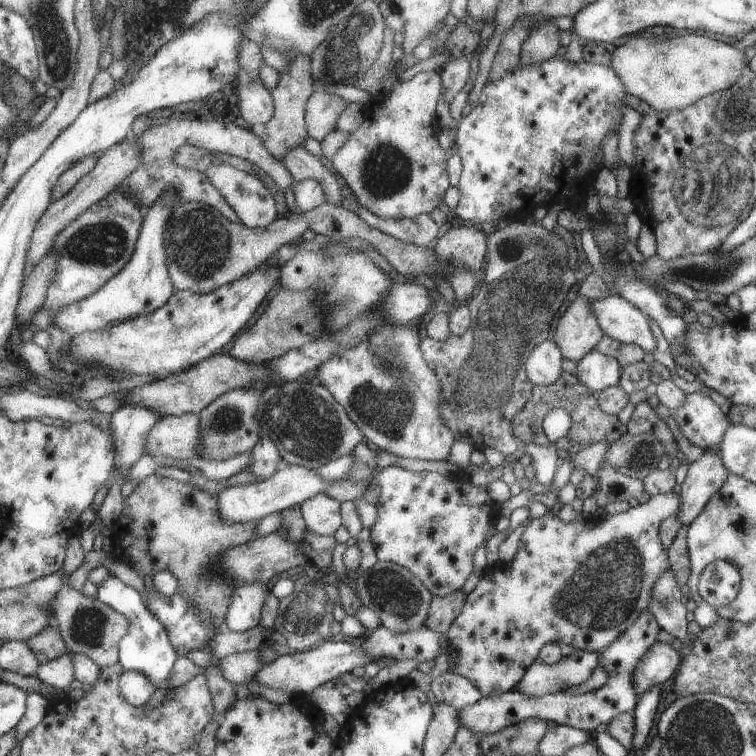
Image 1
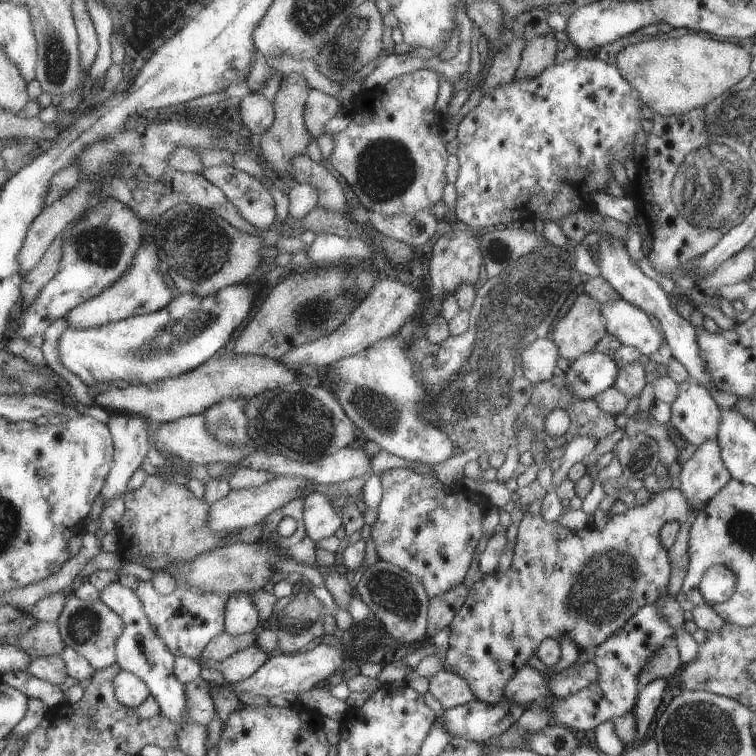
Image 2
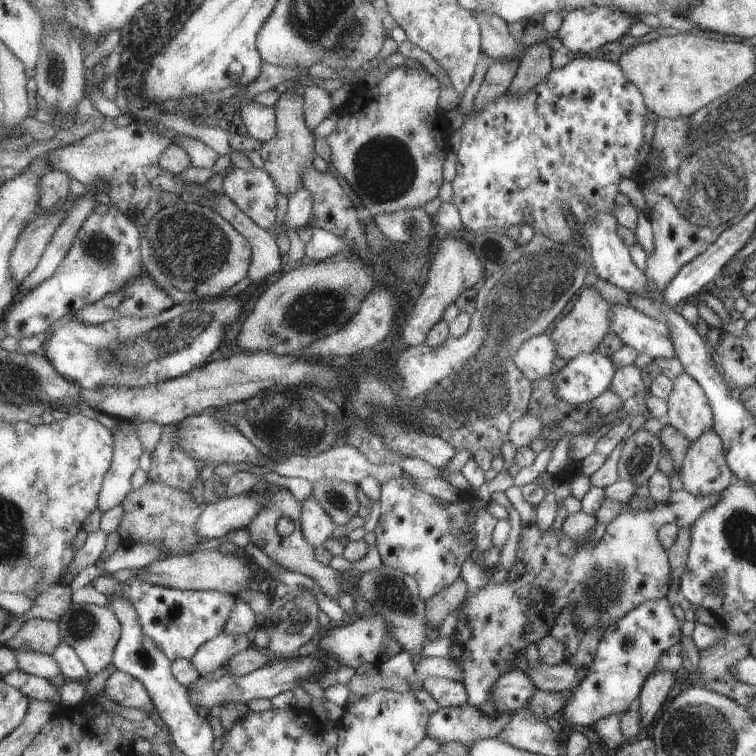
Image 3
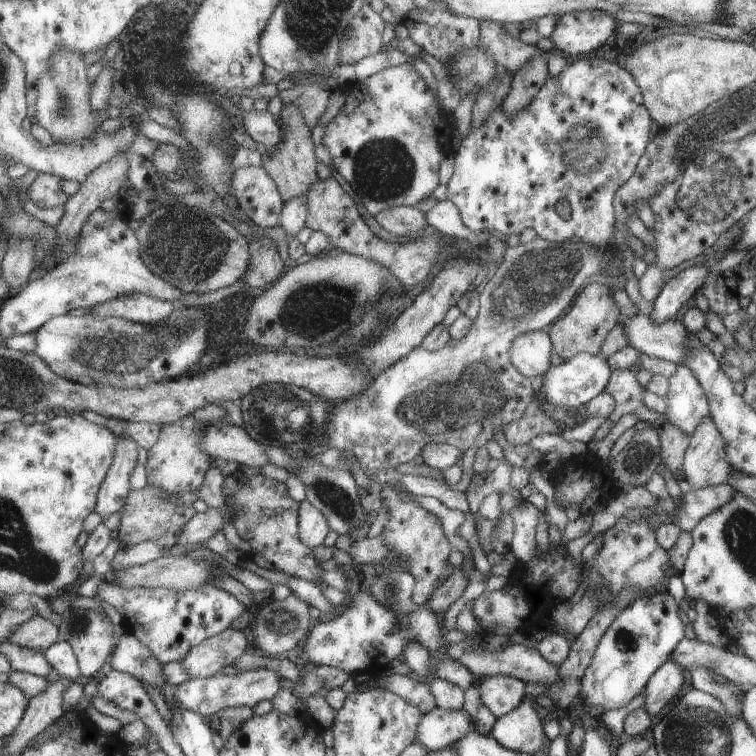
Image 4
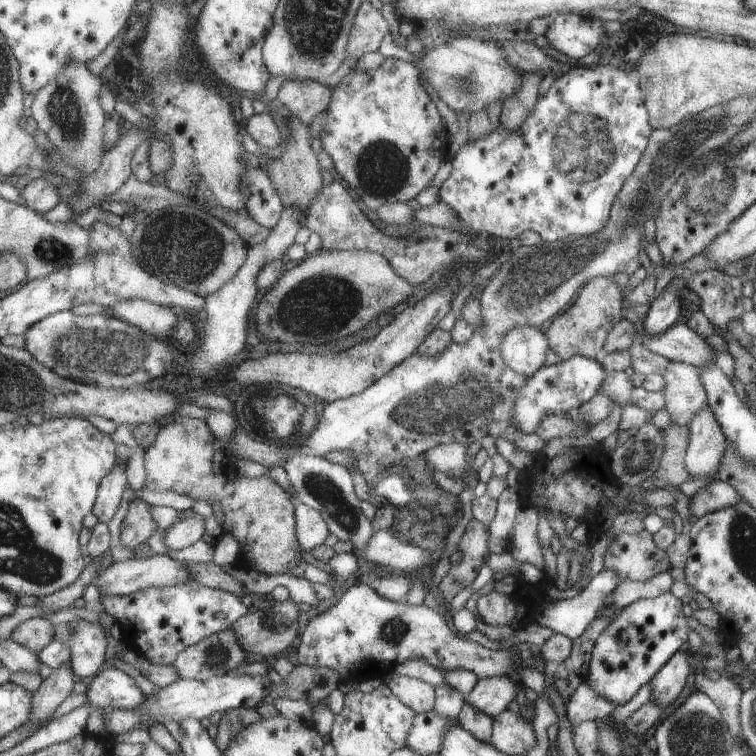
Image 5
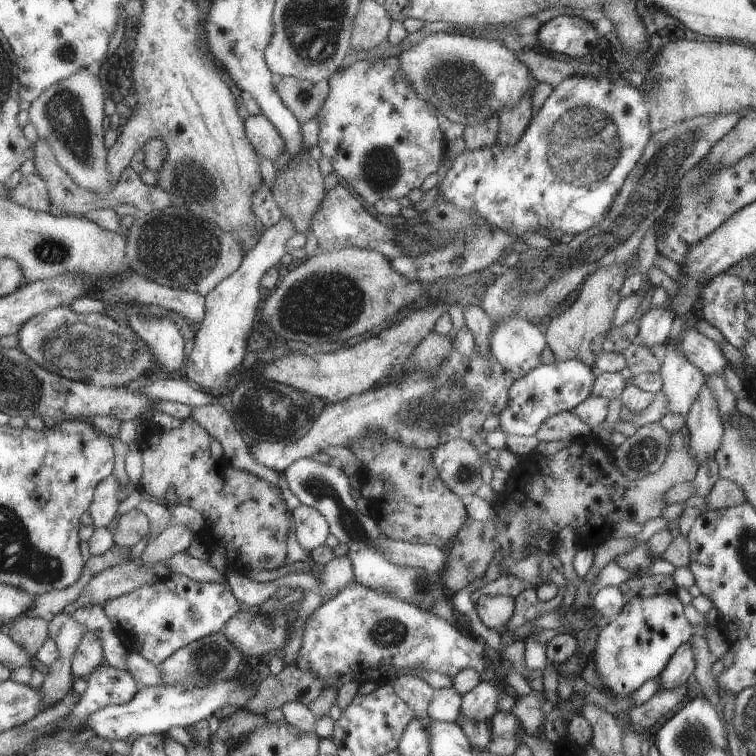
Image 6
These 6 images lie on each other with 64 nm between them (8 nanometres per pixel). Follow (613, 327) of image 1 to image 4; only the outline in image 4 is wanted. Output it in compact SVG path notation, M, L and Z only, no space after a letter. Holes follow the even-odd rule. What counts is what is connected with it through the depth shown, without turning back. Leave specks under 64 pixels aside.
M646 314L627 318L622 315L620 322L625 326L629 345L638 352L656 356L672 363L684 363L691 334L682 322L672 320L653 324Z

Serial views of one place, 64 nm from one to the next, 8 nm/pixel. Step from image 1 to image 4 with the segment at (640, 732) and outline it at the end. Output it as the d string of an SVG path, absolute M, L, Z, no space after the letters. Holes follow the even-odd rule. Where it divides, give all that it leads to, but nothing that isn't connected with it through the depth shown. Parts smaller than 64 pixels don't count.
M670 659L650 678L645 687L645 708L654 718L676 698L684 683L684 669Z

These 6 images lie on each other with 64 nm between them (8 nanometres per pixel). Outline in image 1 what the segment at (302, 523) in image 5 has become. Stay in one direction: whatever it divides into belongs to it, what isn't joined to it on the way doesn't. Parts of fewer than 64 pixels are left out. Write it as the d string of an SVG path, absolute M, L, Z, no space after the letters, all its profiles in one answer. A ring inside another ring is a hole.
M325 492L316 494L301 504L307 530L312 535L326 537L334 535L343 525L341 503Z

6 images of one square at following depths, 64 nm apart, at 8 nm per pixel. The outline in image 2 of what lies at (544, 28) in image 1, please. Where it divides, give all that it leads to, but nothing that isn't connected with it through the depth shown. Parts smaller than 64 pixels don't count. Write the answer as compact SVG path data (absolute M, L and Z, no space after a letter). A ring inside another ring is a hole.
M552 32L528 41L521 55L515 82L534 79L553 64L557 52L556 41Z

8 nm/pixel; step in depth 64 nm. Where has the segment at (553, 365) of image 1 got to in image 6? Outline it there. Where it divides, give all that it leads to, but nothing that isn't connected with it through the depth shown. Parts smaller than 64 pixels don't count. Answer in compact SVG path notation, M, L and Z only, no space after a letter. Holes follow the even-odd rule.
M519 318L498 322L488 337L488 348L510 372L524 377L538 367L547 339L540 327Z

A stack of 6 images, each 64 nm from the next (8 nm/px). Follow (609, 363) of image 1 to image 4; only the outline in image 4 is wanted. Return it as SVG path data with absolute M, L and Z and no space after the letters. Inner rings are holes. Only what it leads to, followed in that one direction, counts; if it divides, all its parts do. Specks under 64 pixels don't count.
M581 353L559 366L552 366L540 378L538 401L552 407L578 409L583 408L589 401L604 392L612 378L612 370L608 367L606 359L602 359L601 356Z

